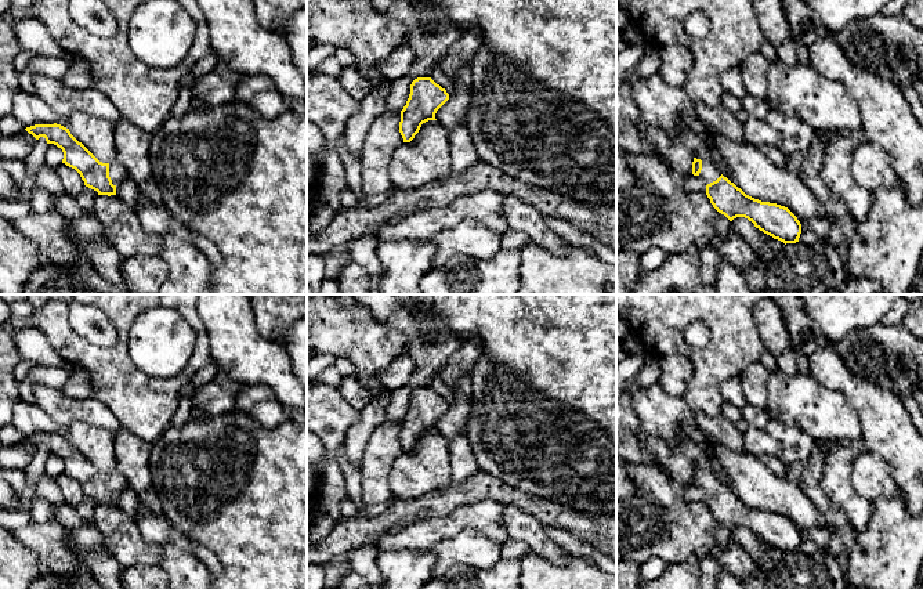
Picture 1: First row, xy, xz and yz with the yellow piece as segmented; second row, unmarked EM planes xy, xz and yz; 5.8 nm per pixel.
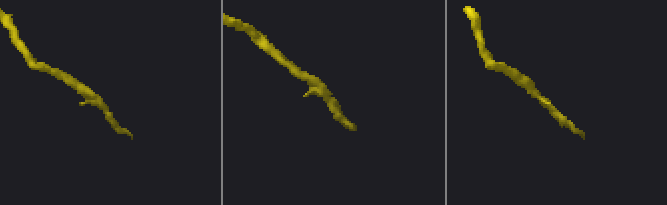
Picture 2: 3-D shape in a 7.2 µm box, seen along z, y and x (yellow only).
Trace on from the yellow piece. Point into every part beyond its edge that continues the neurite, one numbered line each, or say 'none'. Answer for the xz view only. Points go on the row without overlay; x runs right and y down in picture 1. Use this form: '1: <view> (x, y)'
none

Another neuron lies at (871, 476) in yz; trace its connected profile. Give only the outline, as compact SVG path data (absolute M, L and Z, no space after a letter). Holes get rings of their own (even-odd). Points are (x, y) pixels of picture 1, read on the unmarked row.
M868 449L855 455L850 478L857 494L869 502L894 496L898 491L888 465Z

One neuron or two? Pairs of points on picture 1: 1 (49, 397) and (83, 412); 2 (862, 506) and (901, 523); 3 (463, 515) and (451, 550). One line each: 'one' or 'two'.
1: one
2: two
3: two

